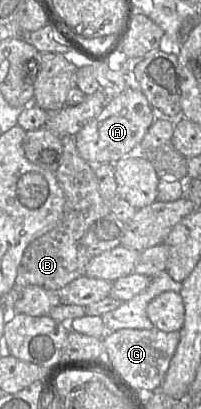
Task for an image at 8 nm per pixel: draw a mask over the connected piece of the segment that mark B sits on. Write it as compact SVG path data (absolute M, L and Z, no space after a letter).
M62 135L61 139L62 160L54 174L65 197L63 217L55 227L32 240L25 248L17 270L16 287L37 285L60 291L71 281L85 276L87 264L93 256L121 246L126 231L126 223L119 220L110 208L109 200L119 197L114 164L88 163L79 155L72 135Z

